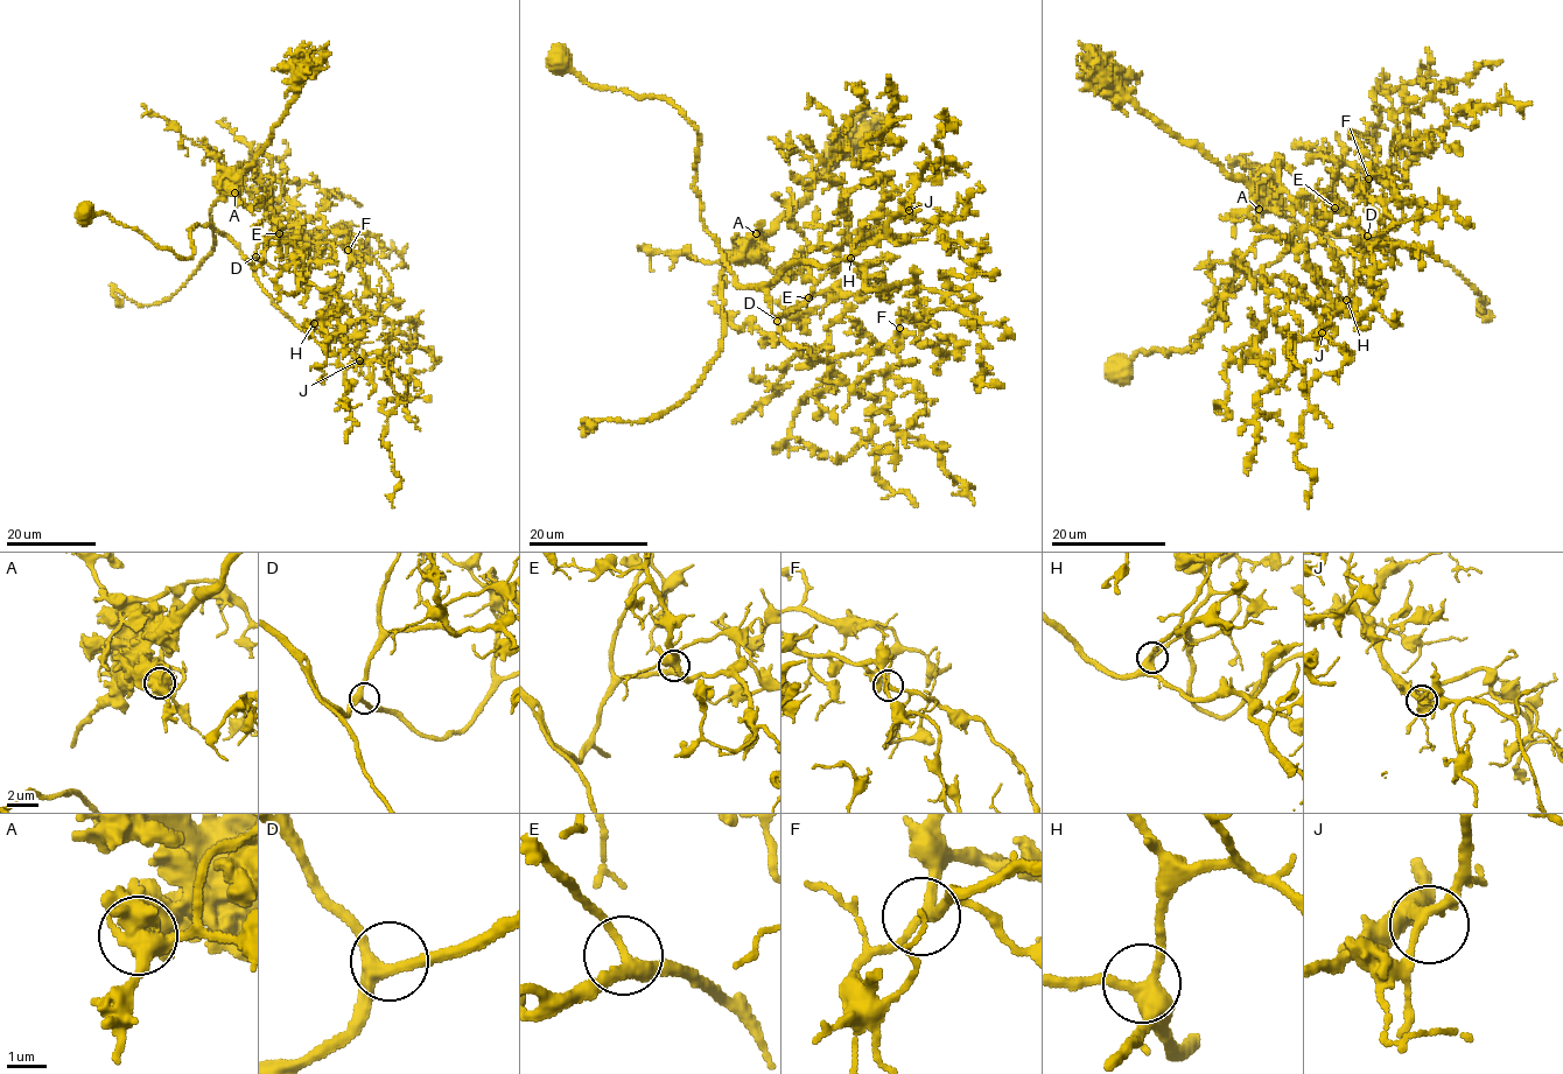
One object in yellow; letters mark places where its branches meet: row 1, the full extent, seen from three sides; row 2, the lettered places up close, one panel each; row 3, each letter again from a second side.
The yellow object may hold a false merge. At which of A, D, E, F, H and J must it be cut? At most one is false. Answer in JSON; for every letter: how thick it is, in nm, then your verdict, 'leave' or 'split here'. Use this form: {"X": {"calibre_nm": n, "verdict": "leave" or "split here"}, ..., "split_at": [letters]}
{"A": {"calibre_nm": 600, "verdict": "split here"}, "D": {"calibre_nm": 300, "verdict": "leave"}, "E": {"calibre_nm": 280, "verdict": "leave"}, "F": {"calibre_nm": 240, "verdict": "leave"}, "H": {"calibre_nm": 360, "verdict": "leave"}, "J": {"calibre_nm": 240, "verdict": "leave"}, "split_at": ["A"]}

